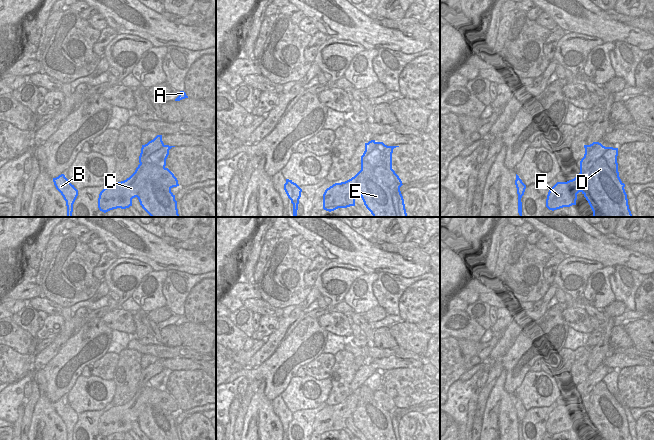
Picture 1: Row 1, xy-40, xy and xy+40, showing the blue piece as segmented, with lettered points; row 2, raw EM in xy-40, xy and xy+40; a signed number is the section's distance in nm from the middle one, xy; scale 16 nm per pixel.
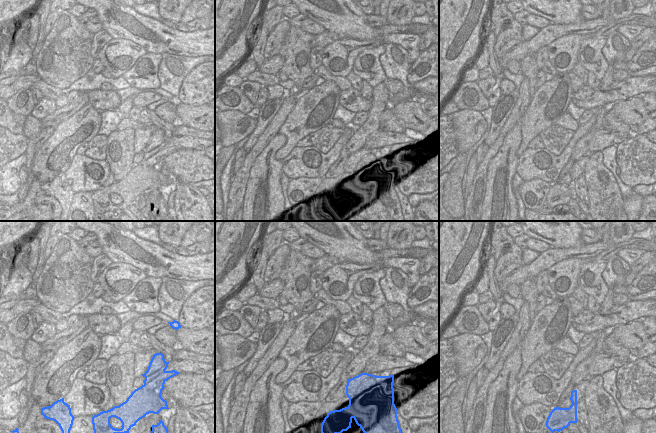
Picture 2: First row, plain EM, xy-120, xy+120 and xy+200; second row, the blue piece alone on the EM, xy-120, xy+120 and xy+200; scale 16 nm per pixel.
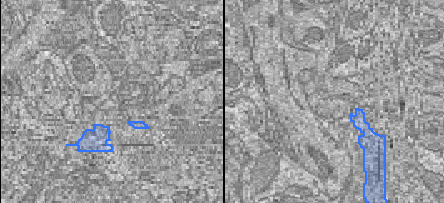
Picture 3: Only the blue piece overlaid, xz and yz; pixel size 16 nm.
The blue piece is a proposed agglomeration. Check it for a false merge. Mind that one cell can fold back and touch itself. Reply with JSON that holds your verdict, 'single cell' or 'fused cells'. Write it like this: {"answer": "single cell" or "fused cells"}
{"answer": "fused cells"}

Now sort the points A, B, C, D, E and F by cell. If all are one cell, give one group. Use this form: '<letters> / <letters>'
A / B C D E F

